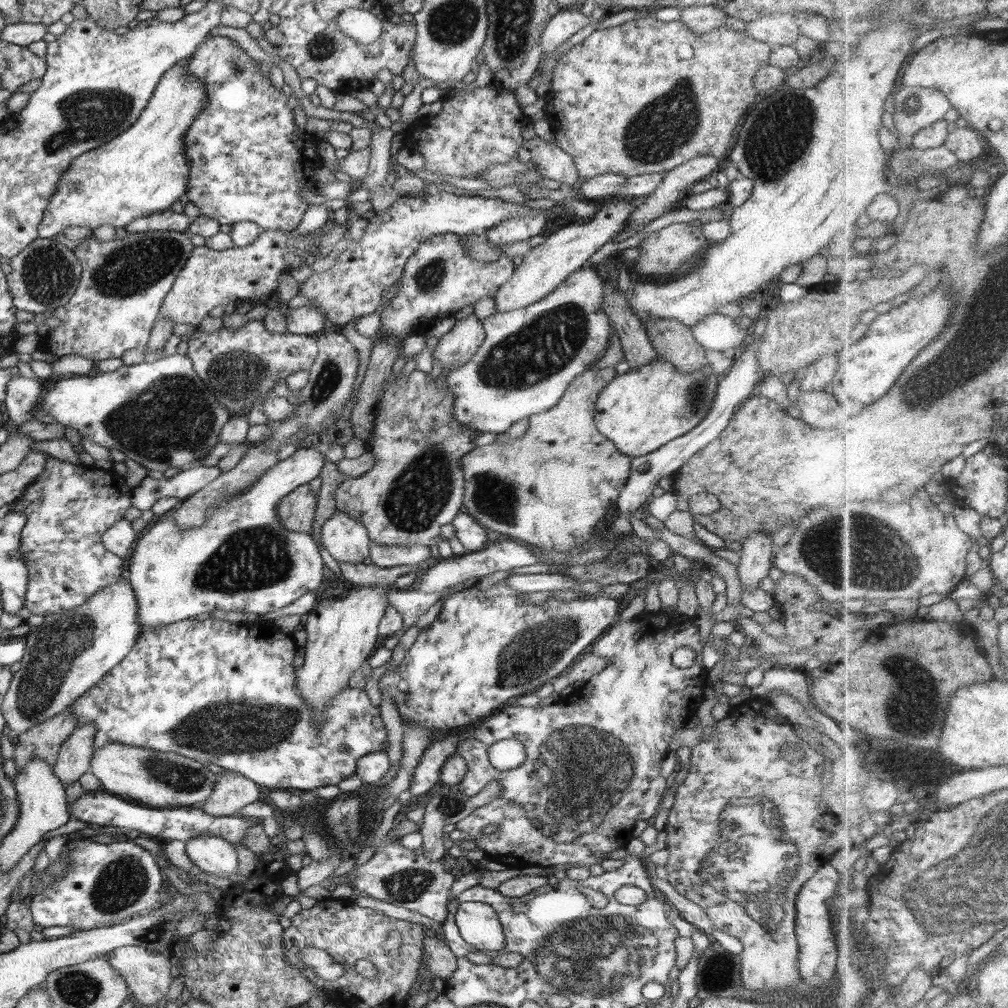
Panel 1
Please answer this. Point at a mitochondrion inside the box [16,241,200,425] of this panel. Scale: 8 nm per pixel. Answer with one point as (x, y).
(47, 276)

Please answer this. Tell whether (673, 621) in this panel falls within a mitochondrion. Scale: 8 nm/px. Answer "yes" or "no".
no

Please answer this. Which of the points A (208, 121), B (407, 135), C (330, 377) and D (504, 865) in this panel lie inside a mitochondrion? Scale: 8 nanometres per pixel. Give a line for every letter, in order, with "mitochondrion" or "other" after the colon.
A: other
B: other
C: mitochondrion
D: other

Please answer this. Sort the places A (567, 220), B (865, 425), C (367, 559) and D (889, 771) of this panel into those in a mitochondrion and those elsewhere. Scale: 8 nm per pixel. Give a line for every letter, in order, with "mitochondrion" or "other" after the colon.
A: other
B: other
C: other
D: other

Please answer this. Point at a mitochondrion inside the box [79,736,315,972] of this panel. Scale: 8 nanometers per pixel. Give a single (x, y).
(120, 884)

